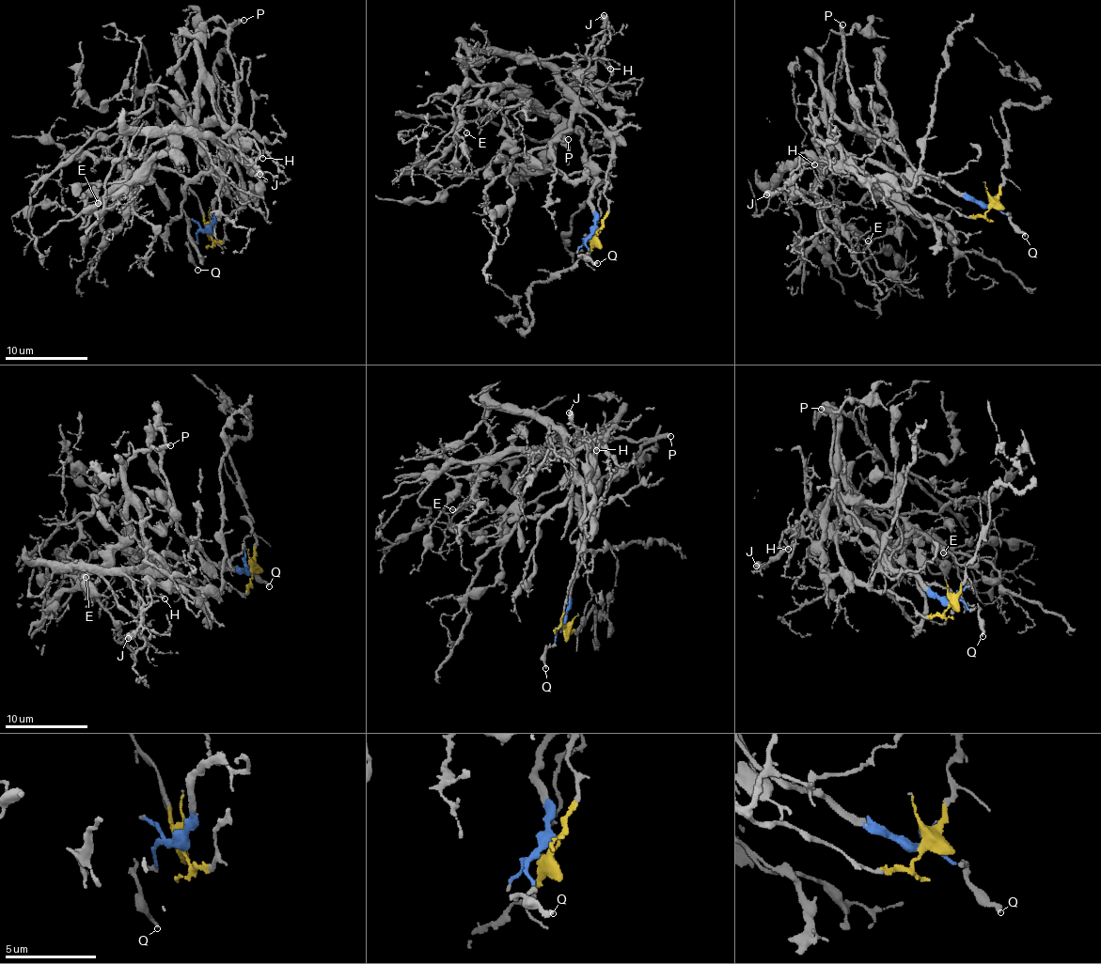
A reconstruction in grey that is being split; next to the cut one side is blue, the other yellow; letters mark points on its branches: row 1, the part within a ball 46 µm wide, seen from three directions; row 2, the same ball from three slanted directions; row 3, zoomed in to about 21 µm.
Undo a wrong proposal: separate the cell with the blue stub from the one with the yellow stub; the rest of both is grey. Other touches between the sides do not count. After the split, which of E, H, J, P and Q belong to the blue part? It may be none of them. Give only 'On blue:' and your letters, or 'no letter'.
On blue: P, Q

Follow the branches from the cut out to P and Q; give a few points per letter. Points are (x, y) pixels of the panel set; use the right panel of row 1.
P: (988, 207), (957, 195), (945, 183), (923, 175), (862, 121), (852, 102), (850, 74), (844, 56), (842, 24)
Q: (988, 207), (994, 207), (1011, 215), (1011, 225), (1026, 236)

